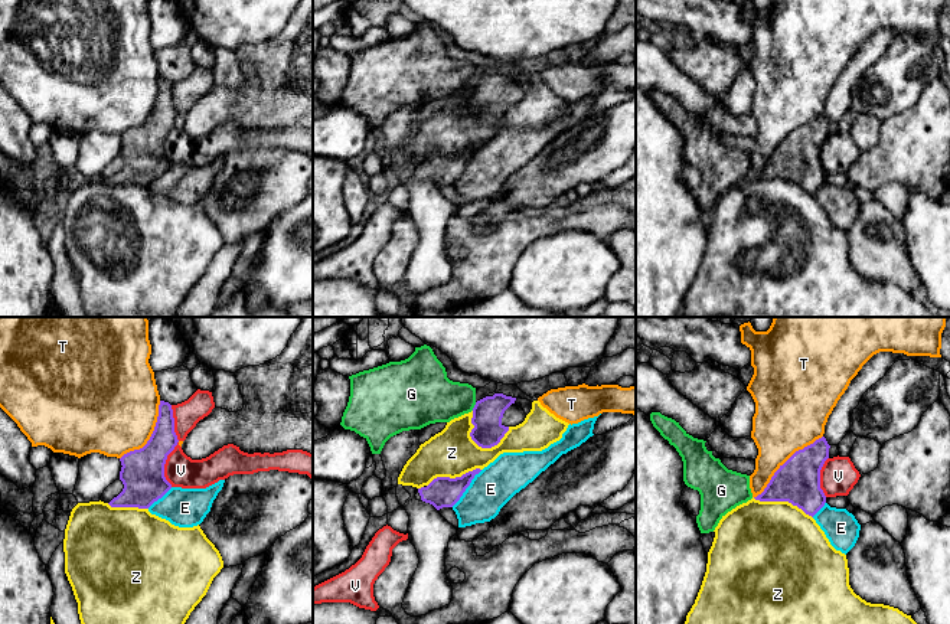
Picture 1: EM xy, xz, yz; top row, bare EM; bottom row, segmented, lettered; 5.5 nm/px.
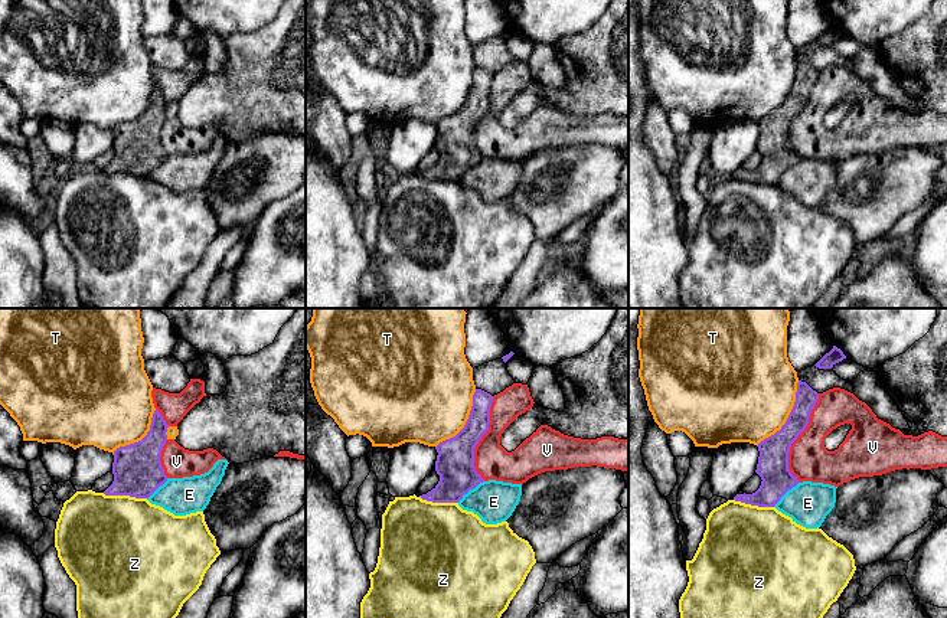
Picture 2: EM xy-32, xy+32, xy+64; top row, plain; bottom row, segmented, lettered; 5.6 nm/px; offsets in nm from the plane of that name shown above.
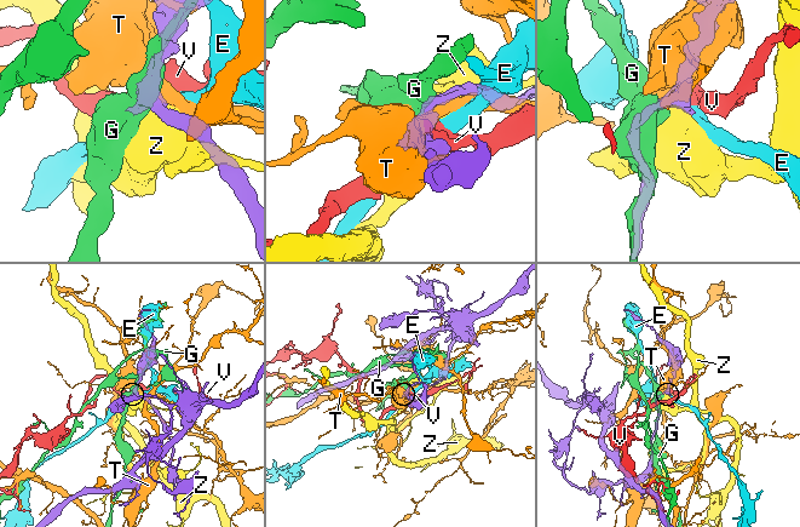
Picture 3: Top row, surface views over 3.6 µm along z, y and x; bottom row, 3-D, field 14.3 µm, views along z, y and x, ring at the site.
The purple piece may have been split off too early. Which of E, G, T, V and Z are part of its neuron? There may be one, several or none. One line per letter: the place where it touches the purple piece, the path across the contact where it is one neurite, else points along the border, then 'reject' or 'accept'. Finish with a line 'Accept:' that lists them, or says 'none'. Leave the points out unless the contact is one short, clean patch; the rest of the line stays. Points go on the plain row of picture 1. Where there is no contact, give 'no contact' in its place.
E: xz (467, 163) | reject
G: xz (474, 84) | along xz (476, 79), (472, 87) | reject
T: yz (784, 140) | reject
V: xy (176, 121) | reject
Z: xz (470, 113) | reject
Accept: none

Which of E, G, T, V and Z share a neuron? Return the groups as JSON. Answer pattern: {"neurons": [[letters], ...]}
{"neurons": [["E"], ["G"], ["T"], ["V"], ["Z"]]}

